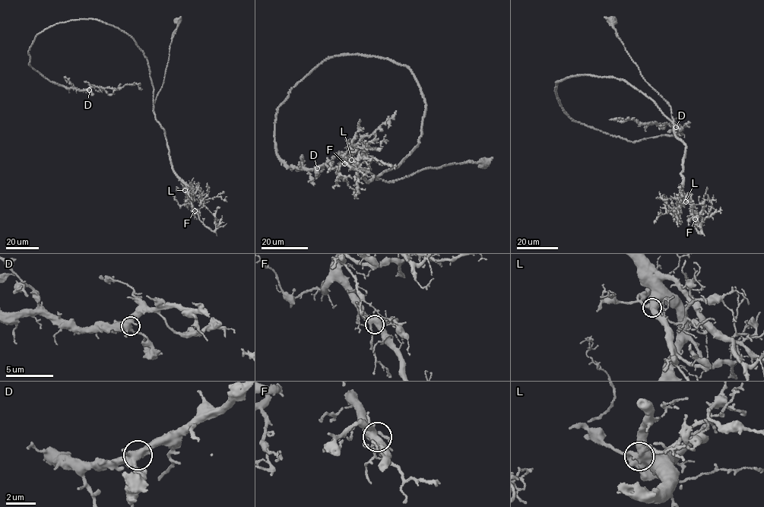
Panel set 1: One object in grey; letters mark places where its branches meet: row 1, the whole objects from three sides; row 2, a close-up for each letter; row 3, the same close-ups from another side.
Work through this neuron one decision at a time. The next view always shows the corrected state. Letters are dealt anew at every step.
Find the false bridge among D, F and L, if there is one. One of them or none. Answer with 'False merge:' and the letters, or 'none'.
False merge: L

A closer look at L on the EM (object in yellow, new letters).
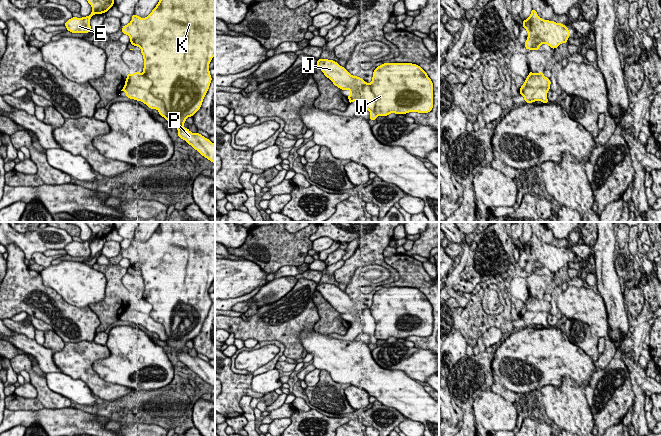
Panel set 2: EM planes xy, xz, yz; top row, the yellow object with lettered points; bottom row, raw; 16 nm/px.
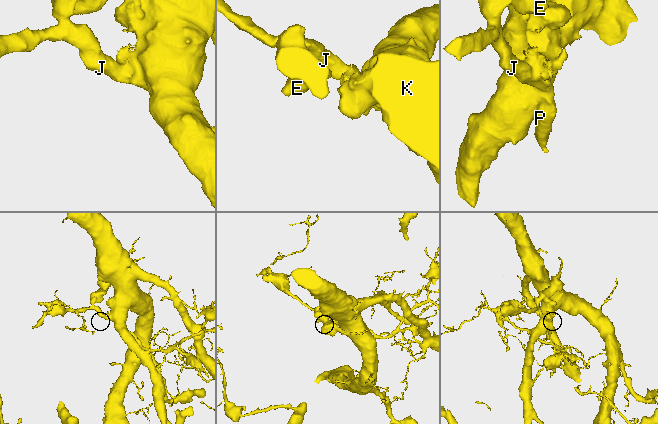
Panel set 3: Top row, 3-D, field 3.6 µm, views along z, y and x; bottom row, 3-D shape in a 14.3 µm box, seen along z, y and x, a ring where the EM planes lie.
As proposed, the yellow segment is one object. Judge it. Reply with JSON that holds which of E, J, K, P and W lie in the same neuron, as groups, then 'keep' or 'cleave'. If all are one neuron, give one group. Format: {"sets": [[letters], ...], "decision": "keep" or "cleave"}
{"sets": [["E", "J", "P"], ["K", "W"]], "decision": "cleave"}

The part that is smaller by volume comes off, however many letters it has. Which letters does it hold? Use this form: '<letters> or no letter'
E, J, P

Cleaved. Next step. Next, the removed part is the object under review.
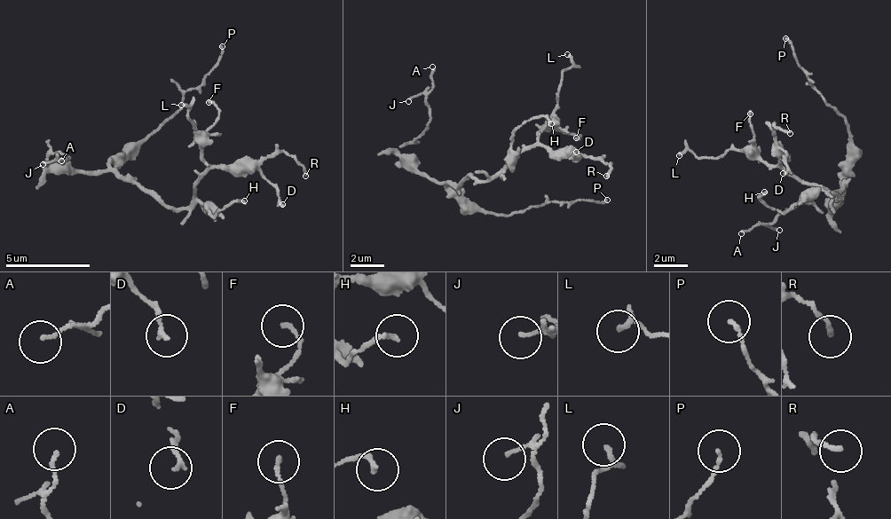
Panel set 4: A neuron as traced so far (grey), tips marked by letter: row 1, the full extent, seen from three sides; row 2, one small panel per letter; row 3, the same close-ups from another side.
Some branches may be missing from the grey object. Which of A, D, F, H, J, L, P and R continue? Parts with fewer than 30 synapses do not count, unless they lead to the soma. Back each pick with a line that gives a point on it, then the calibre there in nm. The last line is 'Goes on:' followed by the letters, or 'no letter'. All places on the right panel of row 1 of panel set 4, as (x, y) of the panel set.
Goes on: no letter

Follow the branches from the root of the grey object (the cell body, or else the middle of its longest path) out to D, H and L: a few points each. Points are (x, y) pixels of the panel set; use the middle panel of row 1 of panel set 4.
D: (464, 178), (492, 178), (508, 157), (533, 146), (563, 148), (578, 161), (576, 152)
H: (464, 178), (469, 175), (479, 179), (501, 175), (512, 137), (516, 137), (525, 121), (542, 116), (551, 123)
L: (464, 178), (492, 178), (508, 157), (533, 143), (545, 117), (556, 111), (560, 71), (571, 65), (567, 54)

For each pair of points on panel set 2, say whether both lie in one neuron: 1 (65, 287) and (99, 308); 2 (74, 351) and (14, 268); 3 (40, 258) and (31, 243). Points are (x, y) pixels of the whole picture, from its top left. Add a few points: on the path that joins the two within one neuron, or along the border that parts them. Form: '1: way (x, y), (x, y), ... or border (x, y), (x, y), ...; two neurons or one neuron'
1: border (105, 284), (105, 296), (101, 300), (88, 305); two neurons
2: border (91, 340), (65, 343); two neurons
3: border (42, 252), (36, 252), (30, 258); two neurons

